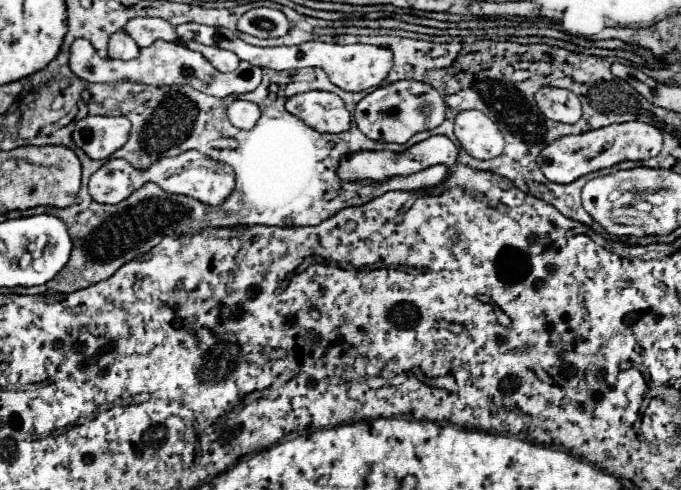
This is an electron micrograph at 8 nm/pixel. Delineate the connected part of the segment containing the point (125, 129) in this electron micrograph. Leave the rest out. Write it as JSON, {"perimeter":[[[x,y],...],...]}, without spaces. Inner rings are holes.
{"perimeter":[[[84,117],[76,123],[74,143],[88,153],[90,159],[108,159],[120,149],[130,133],[126,117]]]}

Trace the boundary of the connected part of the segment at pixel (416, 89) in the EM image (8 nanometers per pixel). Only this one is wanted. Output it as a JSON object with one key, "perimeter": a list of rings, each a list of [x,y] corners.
{"perimeter":[[[396,81],[384,87],[374,89],[372,93],[368,93],[354,111],[354,121],[358,125],[358,129],[380,143],[406,143],[412,135],[426,131],[426,129],[434,129],[444,121],[444,97],[428,83],[420,83],[420,81]]]}

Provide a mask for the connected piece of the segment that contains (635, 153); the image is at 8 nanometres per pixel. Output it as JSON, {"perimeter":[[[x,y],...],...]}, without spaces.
{"perimeter":[[[618,123],[618,125],[608,125],[602,129],[594,129],[582,135],[568,135],[552,141],[546,145],[540,155],[538,155],[538,165],[544,177],[552,183],[572,183],[578,177],[612,167],[620,161],[642,161],[656,157],[662,149],[662,133],[660,129],[648,125],[648,123]]]}

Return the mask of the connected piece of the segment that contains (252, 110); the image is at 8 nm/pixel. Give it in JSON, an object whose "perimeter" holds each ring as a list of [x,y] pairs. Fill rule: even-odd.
{"perimeter":[[[236,99],[228,105],[228,119],[234,127],[240,129],[252,129],[256,125],[256,121],[260,119],[260,109],[254,103]]]}

